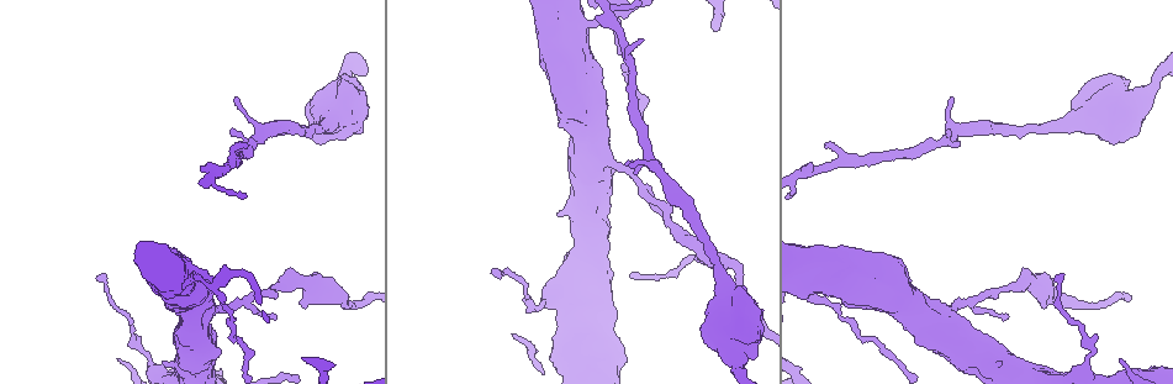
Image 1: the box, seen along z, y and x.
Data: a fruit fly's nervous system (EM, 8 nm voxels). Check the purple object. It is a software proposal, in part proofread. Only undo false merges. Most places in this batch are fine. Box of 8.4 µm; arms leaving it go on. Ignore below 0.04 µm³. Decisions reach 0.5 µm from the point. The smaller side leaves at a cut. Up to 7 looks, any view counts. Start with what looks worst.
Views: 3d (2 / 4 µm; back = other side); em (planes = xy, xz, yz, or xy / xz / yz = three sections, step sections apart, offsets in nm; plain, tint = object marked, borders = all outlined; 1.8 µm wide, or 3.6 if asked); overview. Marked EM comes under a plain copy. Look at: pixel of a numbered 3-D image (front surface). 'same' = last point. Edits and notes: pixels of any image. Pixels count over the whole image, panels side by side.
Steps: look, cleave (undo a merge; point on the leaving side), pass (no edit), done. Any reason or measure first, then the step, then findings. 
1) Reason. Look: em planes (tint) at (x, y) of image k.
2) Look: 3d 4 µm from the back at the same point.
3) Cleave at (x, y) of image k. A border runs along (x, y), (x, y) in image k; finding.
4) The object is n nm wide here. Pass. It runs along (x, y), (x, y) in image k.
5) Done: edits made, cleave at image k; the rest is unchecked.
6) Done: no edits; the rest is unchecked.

Thick turns thin. Look: em planes (borders) at (740, 271) of image 1.

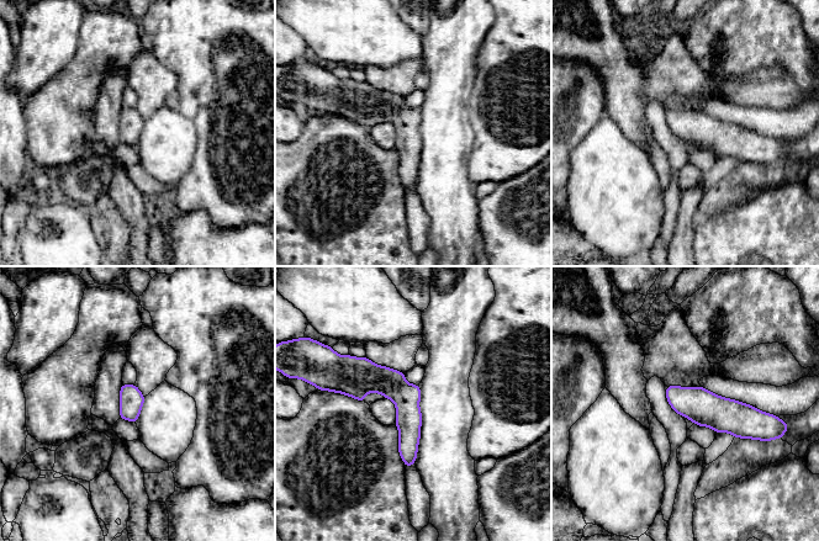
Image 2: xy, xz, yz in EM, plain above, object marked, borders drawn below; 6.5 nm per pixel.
Pass. One neuron here.

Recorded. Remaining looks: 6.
Sharp bend. Look: em planes (tint) at (804, 174) of image 1.

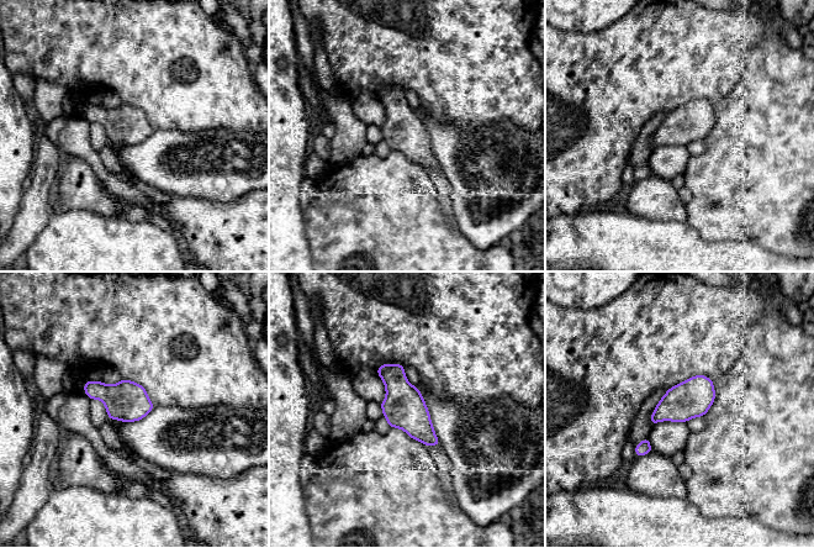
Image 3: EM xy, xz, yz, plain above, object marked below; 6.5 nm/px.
Pass. Continuous, no second neuron.

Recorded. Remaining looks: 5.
Calibre changes. Look: em 3.6 µm xz step 8 (tint) at (730, 353) of image 1.

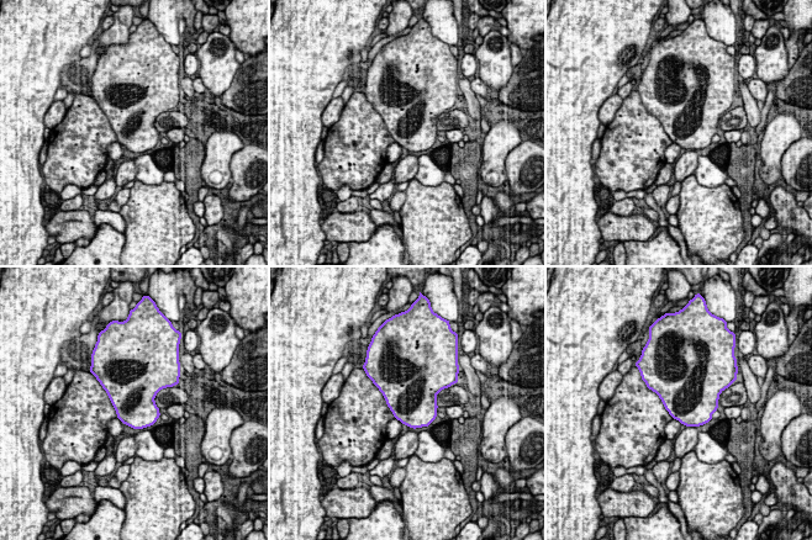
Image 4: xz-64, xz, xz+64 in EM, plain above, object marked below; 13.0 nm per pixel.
Another direction. Look: em 3.6 µm planes (borders) at the same point.

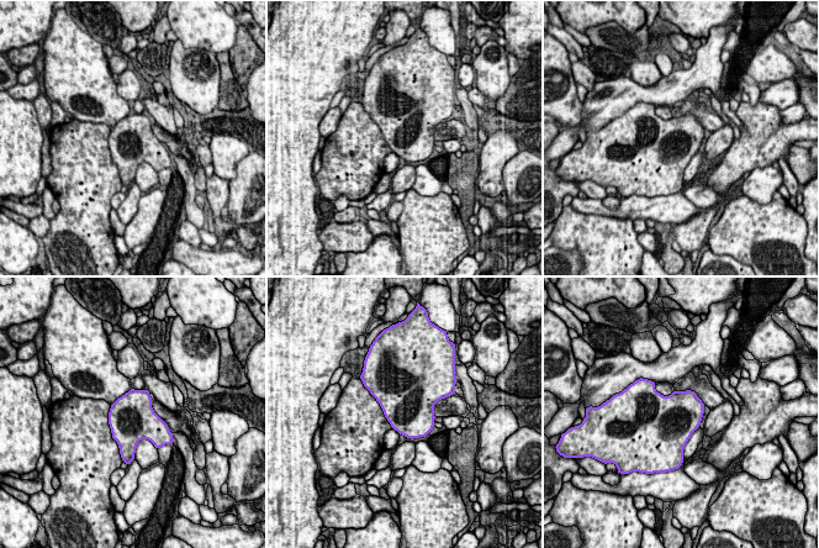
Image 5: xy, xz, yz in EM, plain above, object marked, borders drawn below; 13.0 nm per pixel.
Pass. All the same neuron.

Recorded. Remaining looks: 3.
Done: no edits; the rest is unchecked.

